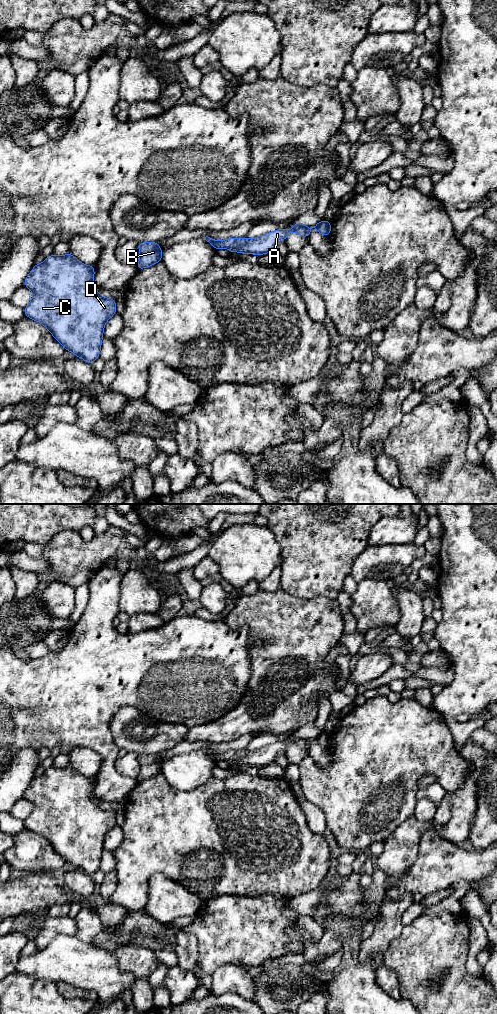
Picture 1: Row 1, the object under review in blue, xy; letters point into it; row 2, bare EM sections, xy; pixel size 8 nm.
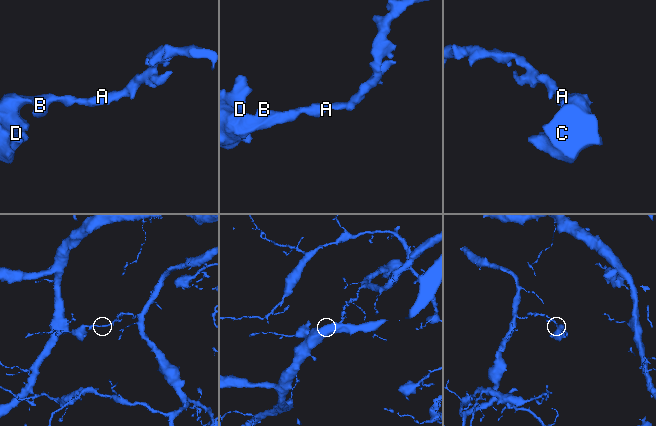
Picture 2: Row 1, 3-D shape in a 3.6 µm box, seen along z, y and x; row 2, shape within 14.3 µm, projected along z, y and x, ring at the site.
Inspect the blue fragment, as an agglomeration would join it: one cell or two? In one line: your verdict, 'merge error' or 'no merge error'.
no merge error

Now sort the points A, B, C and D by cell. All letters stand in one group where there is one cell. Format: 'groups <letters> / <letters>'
groups A B C D

